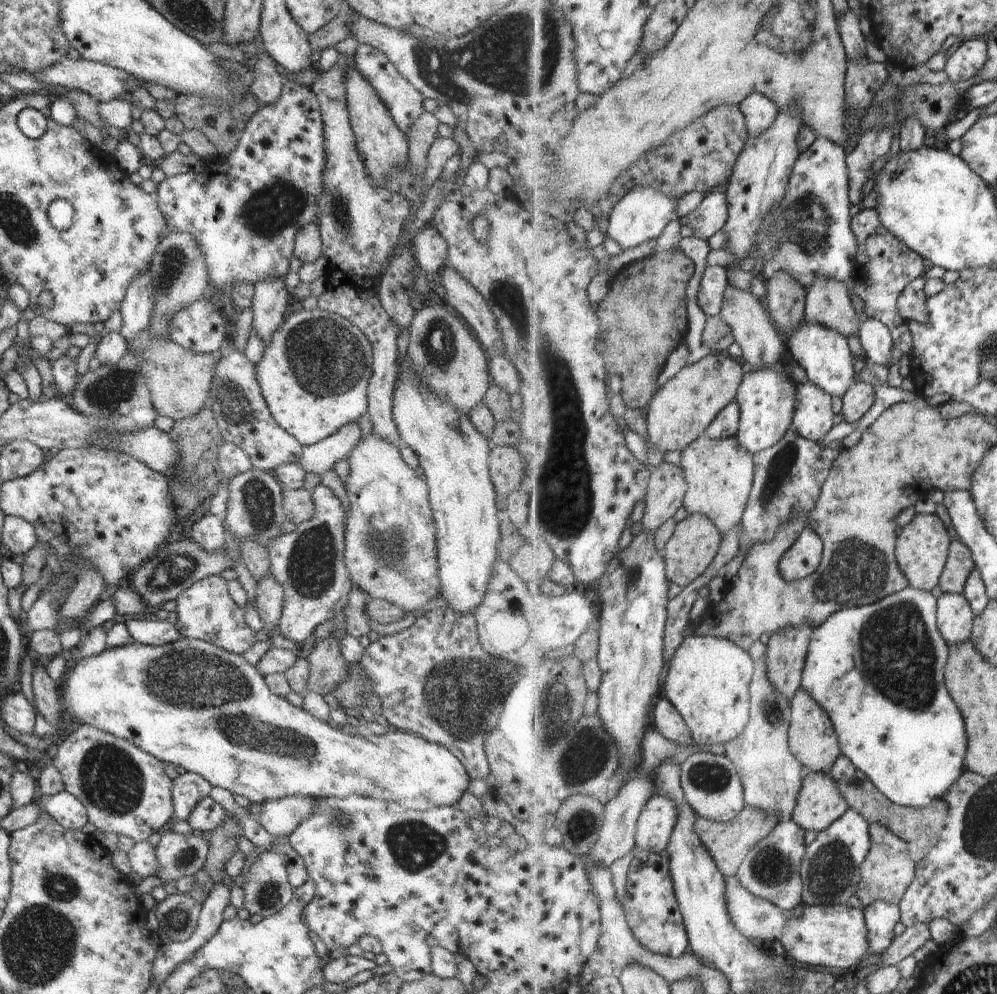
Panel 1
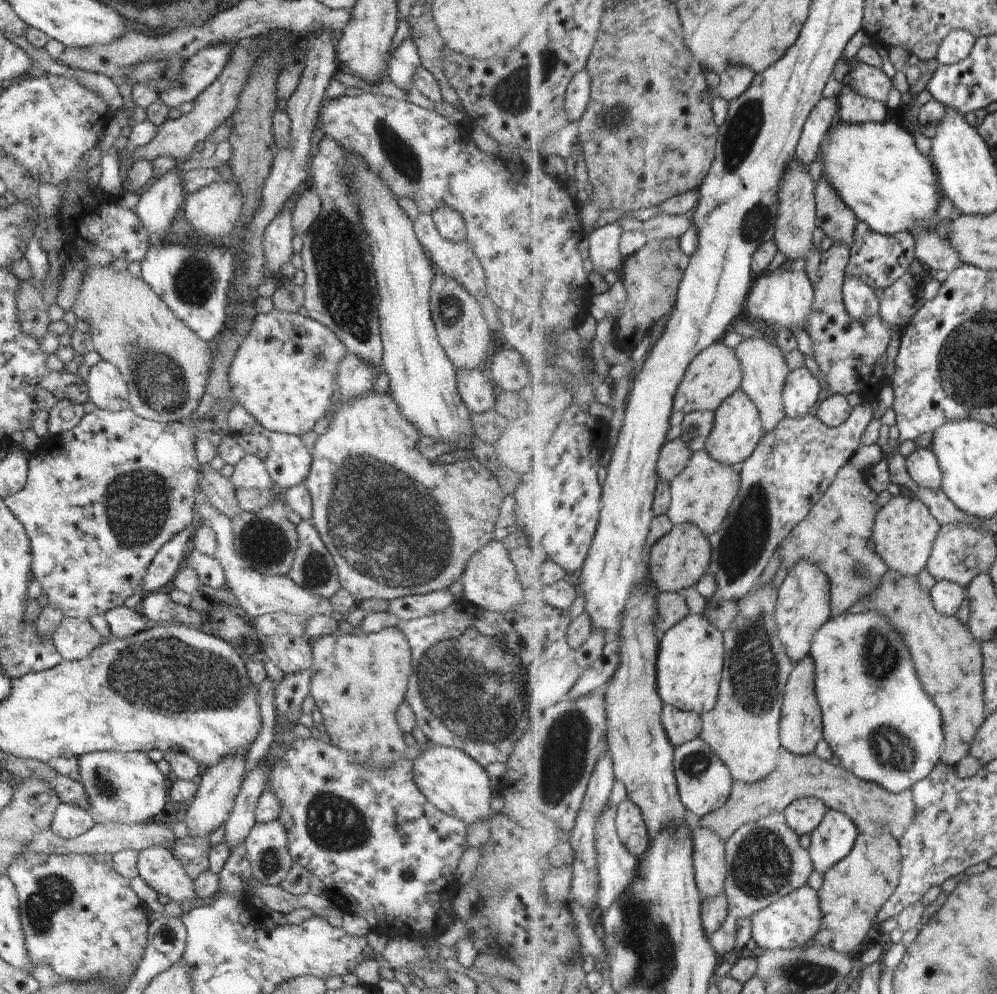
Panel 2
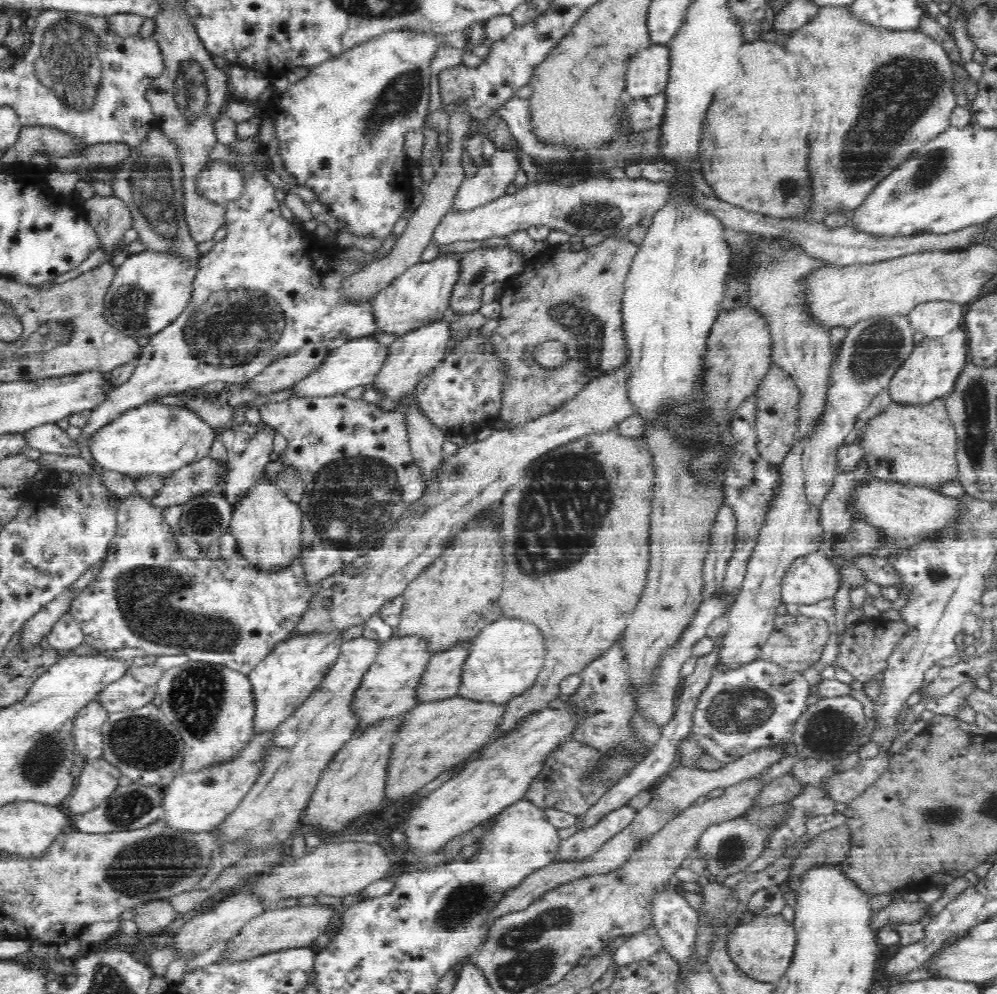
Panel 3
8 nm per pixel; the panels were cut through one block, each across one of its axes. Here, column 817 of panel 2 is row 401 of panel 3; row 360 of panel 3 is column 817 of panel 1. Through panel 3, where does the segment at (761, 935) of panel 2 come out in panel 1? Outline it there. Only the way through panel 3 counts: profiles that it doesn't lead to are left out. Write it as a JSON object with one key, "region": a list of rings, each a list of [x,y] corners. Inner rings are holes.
{"region":[[[803,905],[800,915],[789,920],[786,930],[779,938],[786,950],[786,956],[802,966],[828,966],[842,968],[853,973],[871,952],[870,932],[864,908],[846,905]]]}

